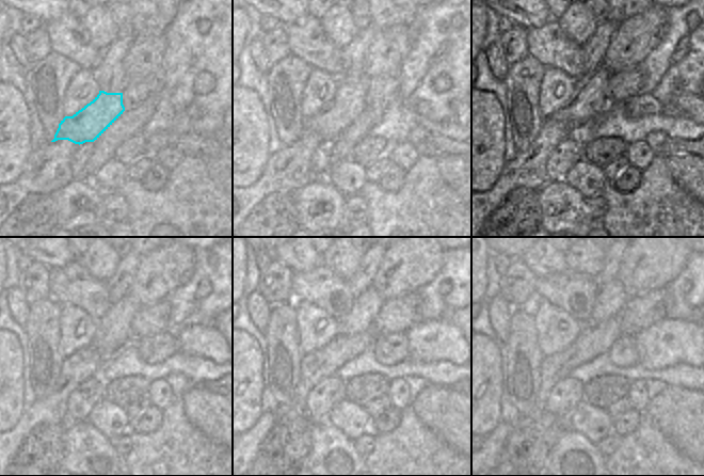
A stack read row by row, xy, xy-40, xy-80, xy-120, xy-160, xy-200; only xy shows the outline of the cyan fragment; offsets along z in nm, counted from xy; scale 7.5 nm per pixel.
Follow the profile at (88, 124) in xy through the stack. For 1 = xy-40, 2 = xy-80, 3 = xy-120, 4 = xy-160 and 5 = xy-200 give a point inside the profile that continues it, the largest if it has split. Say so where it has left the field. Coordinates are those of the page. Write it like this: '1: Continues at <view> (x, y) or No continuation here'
1: Continues at xy-40 (349, 101)
2: Continues at xy-80 (589, 101)
3: Continues at xy-120 (113, 332)
4: Continues at xy-160 (367, 304)
5: Continues at xy-200 (611, 298)

